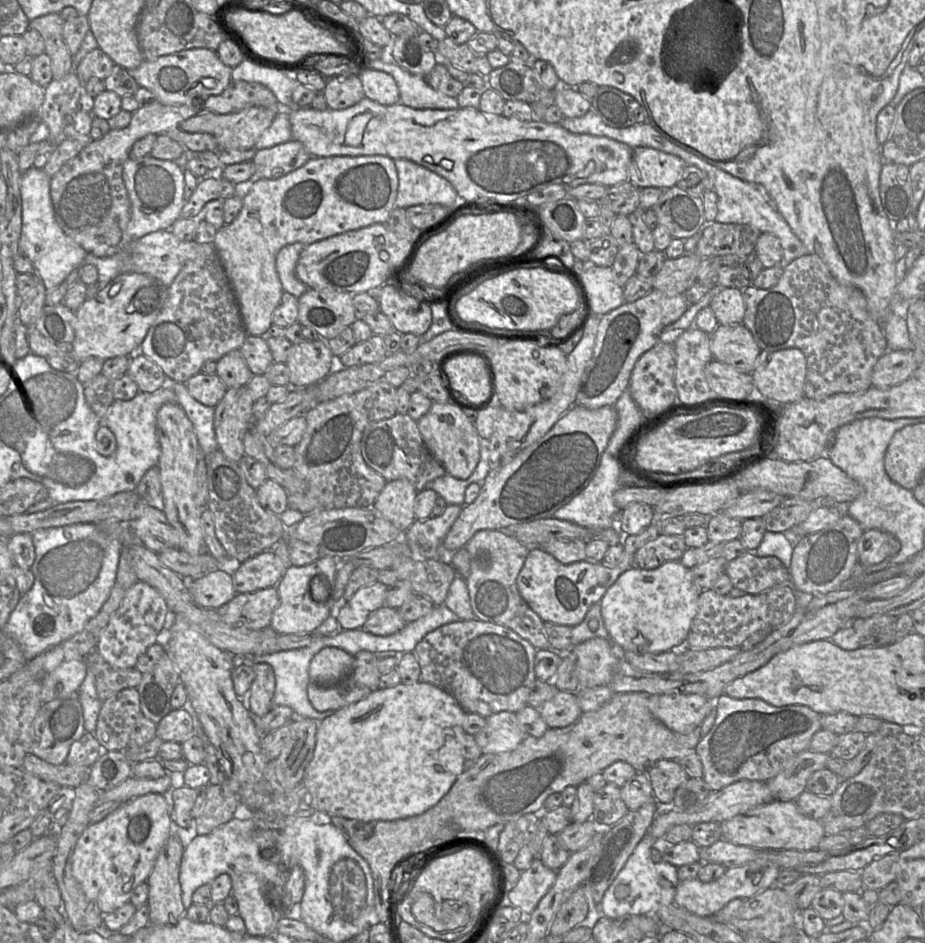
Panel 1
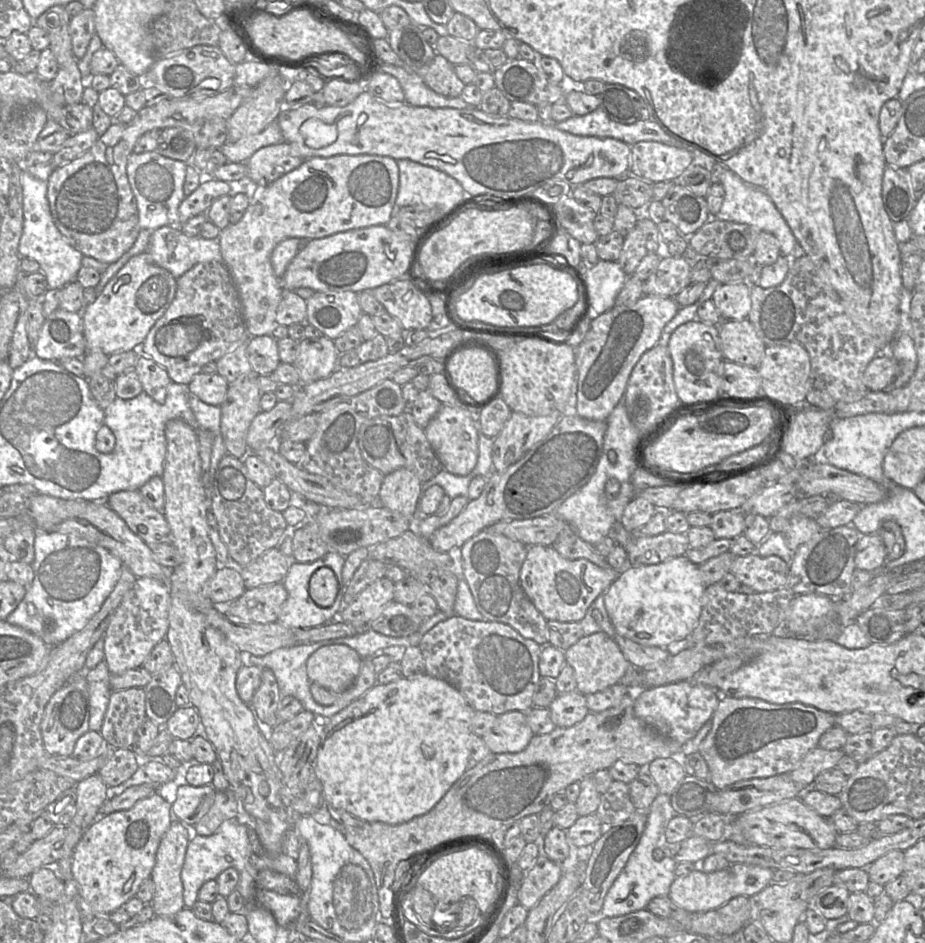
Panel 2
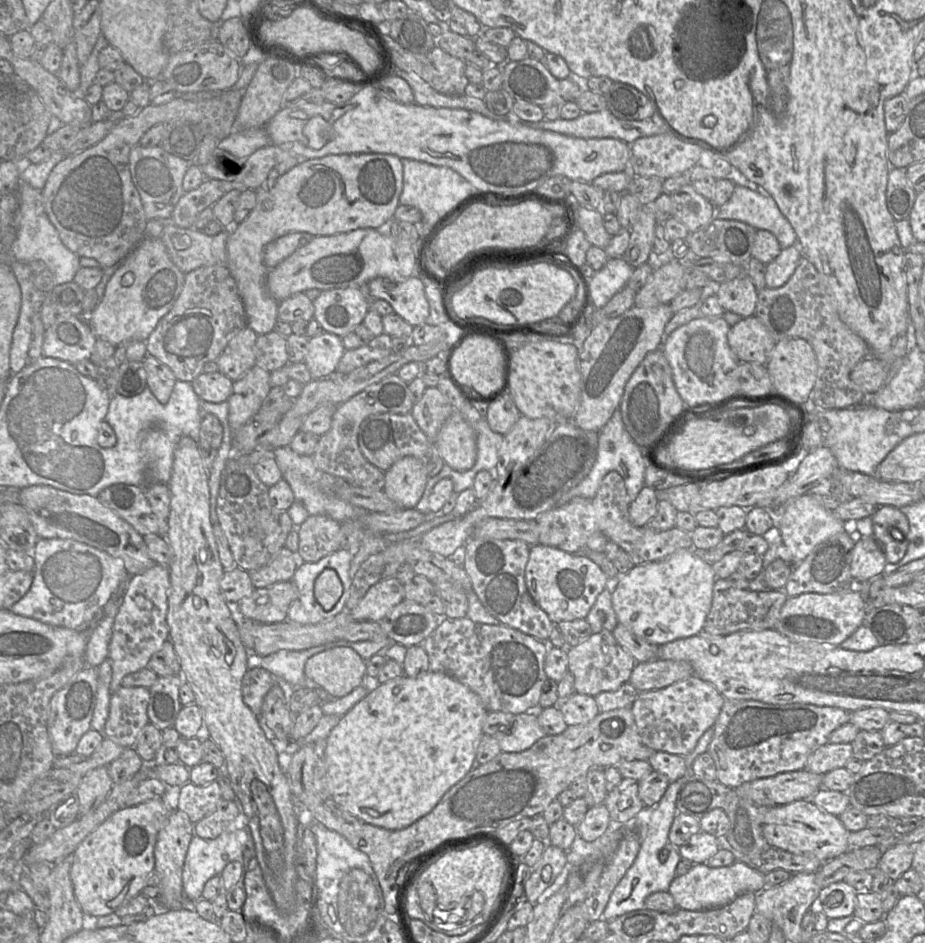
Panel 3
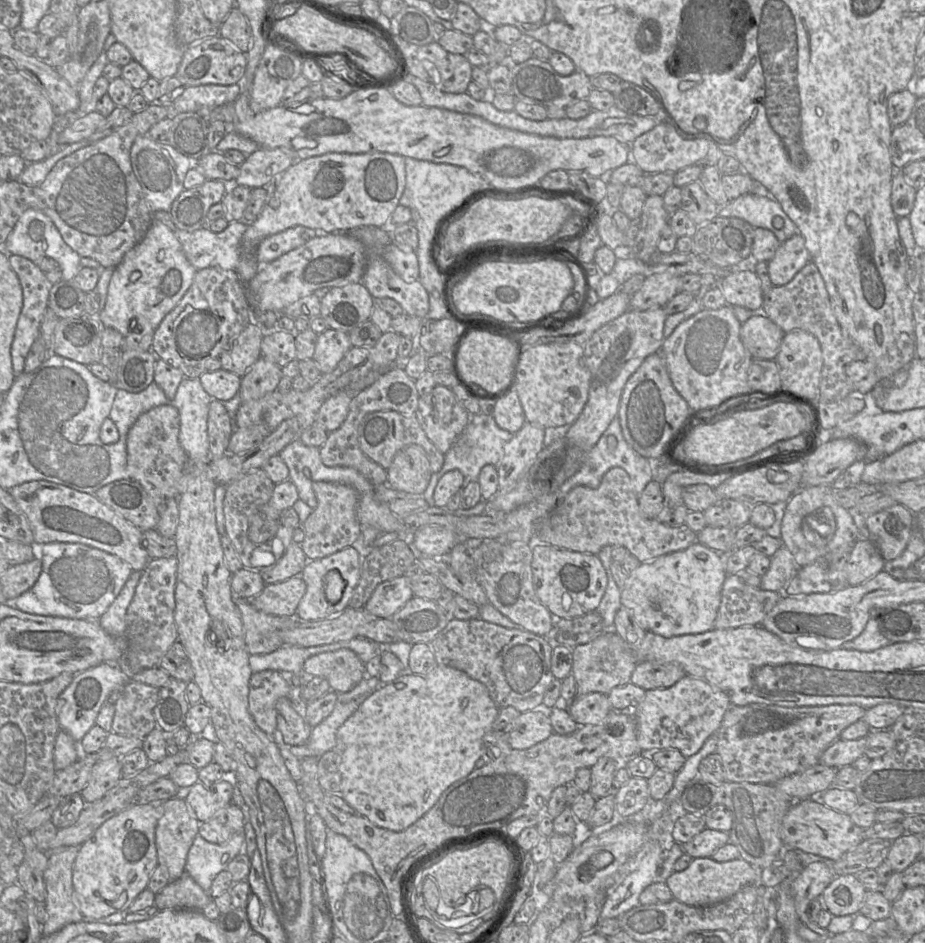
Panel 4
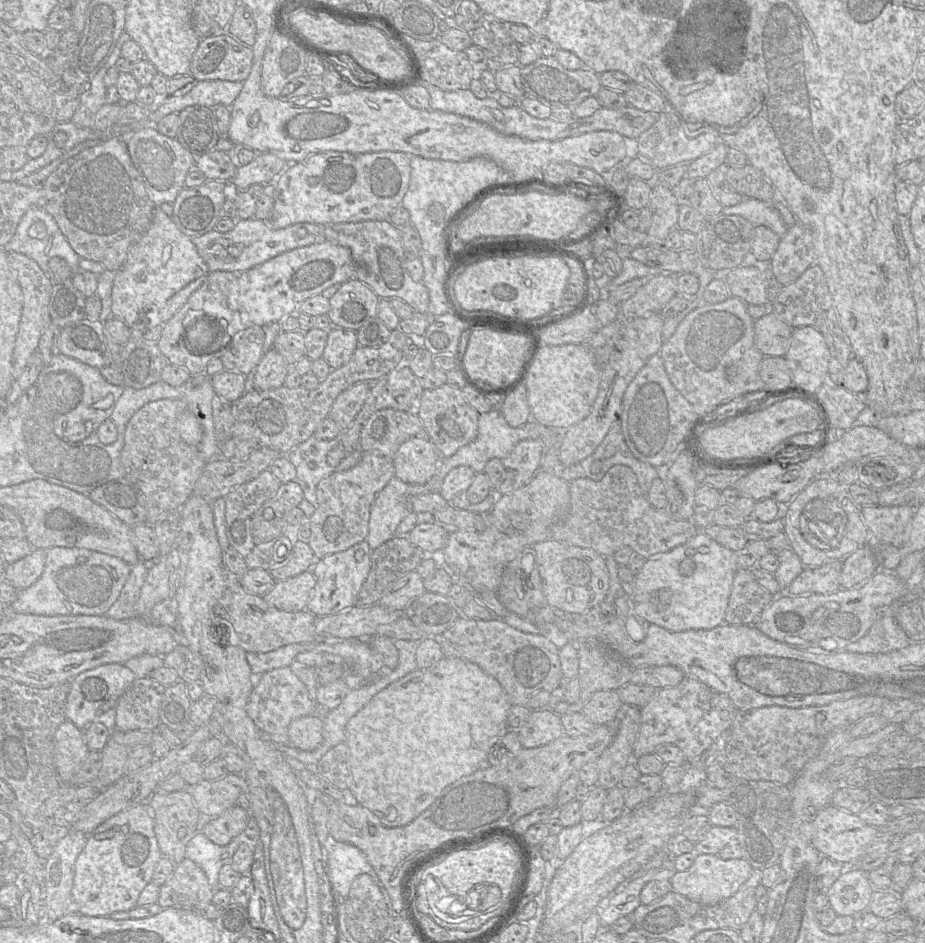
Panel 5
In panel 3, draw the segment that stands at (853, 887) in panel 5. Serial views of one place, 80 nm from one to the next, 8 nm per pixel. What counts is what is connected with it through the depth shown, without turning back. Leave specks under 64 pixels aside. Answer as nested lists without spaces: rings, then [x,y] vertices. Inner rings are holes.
[[[843,880],[832,883],[821,889],[817,907],[820,907],[829,919],[852,916],[857,893]]]

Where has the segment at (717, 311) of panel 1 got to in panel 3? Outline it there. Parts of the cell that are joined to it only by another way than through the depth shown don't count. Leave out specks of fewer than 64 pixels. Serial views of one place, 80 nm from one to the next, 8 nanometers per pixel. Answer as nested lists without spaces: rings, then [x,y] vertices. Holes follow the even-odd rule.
[[[747,275],[720,283],[716,296],[725,311],[734,312],[743,318],[755,313],[758,291]]]

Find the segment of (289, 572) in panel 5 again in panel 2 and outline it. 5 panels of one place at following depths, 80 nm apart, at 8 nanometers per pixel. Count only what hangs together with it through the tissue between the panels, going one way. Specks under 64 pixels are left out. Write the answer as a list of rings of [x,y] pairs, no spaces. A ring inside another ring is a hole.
[[[275,547],[267,550],[247,566],[241,567],[240,574],[246,589],[282,583],[292,562],[292,559]]]

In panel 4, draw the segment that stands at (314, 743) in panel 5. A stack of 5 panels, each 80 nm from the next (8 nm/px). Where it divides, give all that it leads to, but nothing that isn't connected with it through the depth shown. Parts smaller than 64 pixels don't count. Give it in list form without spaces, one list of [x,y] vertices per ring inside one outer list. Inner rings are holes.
[[[287,698],[276,702],[277,729],[288,745],[299,746],[307,742],[312,728],[304,719],[300,708],[293,705]]]

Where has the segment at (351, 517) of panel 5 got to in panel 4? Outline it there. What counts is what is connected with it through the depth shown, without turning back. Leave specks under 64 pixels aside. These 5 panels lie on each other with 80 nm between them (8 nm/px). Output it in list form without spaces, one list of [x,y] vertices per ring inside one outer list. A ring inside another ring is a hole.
[[[318,481],[313,483],[317,507],[304,523],[304,540],[300,544],[308,561],[329,556],[358,542],[362,525],[357,518],[359,493],[340,483]]]

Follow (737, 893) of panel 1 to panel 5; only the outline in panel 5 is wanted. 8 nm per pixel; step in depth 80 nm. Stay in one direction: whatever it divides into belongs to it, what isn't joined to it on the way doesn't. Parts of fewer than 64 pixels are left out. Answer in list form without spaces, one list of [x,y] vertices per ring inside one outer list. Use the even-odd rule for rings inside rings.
[[[700,854],[687,870],[674,872],[670,882],[673,890],[689,900],[702,905],[714,905],[734,895],[748,880],[752,870],[745,859],[722,860],[717,855]]]

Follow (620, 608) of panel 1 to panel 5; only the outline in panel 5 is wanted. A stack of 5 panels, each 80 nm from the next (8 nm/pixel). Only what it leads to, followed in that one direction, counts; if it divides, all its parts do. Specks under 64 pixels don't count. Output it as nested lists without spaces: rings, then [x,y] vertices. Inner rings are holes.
[[[699,531],[684,544],[646,559],[641,571],[634,576],[634,589],[629,597],[638,616],[670,632],[712,629],[724,623],[733,579],[738,570],[737,553]]]

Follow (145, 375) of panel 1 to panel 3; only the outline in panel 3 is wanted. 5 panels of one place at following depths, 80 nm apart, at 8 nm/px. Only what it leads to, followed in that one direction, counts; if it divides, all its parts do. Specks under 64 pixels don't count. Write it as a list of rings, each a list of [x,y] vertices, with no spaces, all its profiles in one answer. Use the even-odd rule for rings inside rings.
[[[149,354],[143,358],[142,362],[147,374],[147,387],[156,399],[165,405],[177,381],[174,373],[168,366]]]

